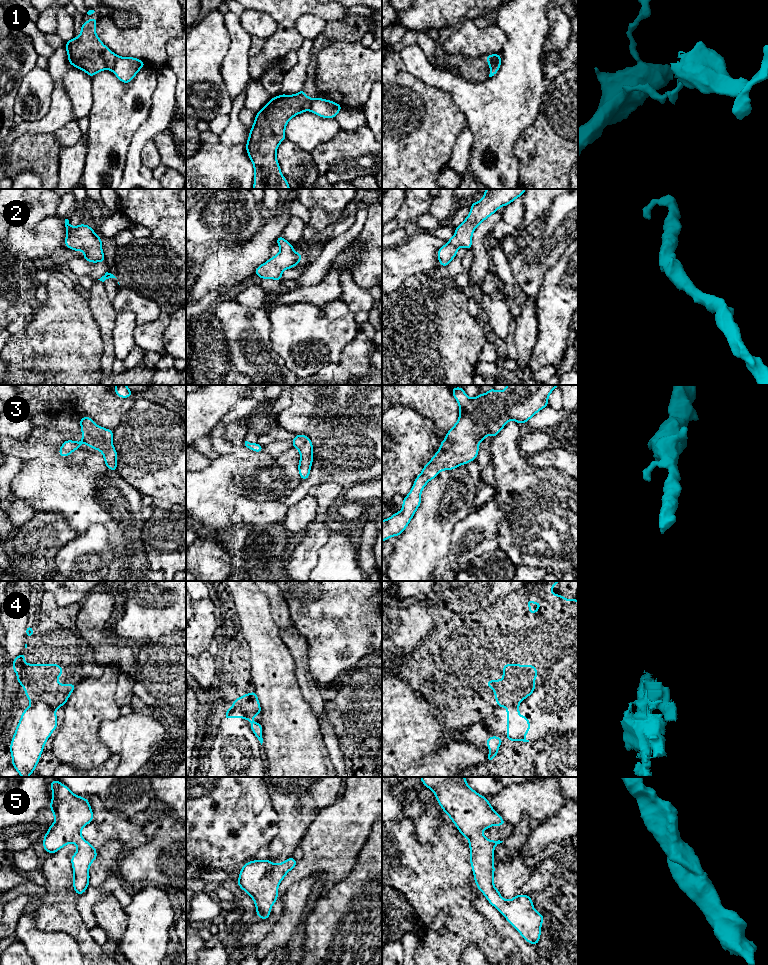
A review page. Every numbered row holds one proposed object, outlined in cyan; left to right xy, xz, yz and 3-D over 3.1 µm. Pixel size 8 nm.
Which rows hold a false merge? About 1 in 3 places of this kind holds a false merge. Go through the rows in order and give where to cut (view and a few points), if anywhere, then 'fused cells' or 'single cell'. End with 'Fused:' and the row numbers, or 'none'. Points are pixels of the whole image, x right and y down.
1: cut in xy along (117, 56), (111, 69); fused cells
2: no cut; single cell
3: no cut; single cell
4: cut in xy along (31, 703), (43, 701), (53, 710); fused cells
5: no cut; single cell
Fused: 1, 4

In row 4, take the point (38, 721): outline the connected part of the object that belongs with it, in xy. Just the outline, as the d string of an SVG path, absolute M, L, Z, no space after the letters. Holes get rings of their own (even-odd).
M42 701L23 711L10 744L12 766L21 777L29 777L34 772L45 743L57 725L56 713Z

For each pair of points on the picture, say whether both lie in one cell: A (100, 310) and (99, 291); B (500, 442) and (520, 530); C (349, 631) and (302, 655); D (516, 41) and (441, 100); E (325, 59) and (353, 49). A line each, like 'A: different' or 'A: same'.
A: same
B: same
C: different
D: different
E: same

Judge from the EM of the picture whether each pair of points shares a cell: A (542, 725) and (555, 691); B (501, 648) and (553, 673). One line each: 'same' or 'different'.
A: different
B: same

